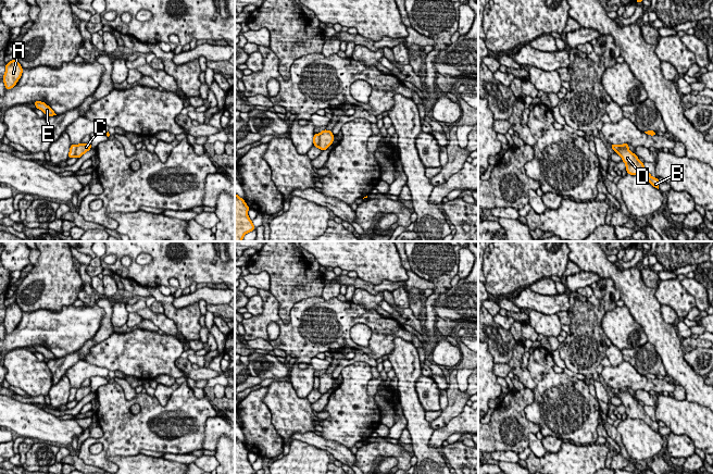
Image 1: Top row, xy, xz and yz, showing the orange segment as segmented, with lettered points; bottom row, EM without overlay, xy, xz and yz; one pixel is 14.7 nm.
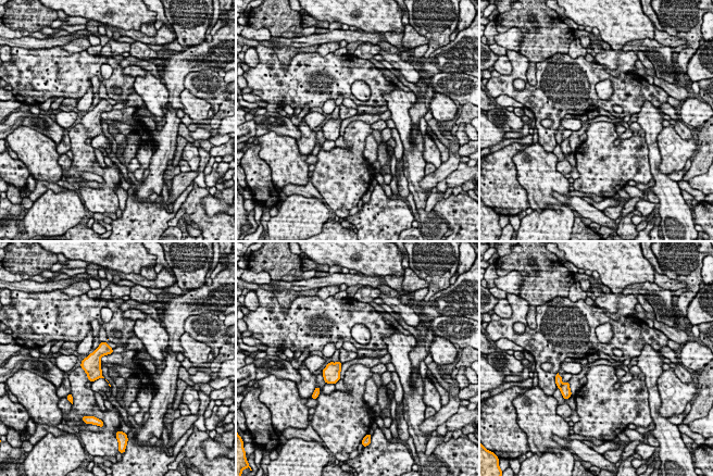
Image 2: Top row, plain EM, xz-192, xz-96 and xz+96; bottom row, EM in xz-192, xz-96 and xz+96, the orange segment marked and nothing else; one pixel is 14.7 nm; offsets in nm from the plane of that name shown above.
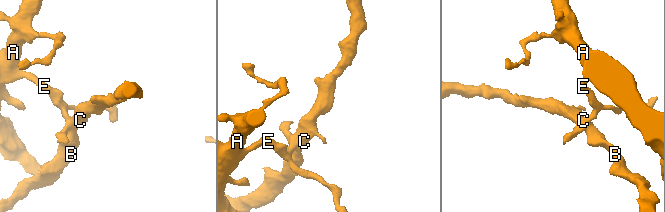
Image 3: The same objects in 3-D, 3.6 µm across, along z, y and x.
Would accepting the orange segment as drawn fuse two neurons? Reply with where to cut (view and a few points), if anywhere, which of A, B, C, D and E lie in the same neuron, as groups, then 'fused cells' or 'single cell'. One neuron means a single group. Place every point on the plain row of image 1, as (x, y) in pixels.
cut xz (317, 377), (319, 390); groups A E / B C D; fused cells

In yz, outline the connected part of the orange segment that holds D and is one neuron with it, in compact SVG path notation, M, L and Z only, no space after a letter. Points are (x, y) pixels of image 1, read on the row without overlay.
M612 388L612 392L618 397L626 409L627 417L643 420L653 431L659 433L659 423L653 422L650 416L645 412L643 406L641 406L636 398L634 398L628 391L622 391L617 388Z

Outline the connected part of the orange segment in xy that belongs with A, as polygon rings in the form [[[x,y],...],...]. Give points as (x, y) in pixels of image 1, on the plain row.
[[[16,302],[10,304],[5,309],[5,316],[3,320],[3,325],[5,328],[5,333],[11,333],[15,329],[15,327],[18,325],[20,321],[22,320],[23,312],[20,309],[18,304]]]

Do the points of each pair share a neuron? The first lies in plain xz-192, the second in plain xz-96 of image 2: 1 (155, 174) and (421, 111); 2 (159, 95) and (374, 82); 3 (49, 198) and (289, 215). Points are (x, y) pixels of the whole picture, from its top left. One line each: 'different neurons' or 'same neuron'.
1: same neuron
2: different neurons
3: same neuron

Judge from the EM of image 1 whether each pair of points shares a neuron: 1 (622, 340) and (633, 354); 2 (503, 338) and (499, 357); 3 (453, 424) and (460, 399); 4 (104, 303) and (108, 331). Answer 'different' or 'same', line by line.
1: different
2: same
3: different
4: same

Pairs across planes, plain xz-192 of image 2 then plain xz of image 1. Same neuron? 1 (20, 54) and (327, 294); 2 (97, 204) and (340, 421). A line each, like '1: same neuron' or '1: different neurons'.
1: different neurons
2: same neuron

